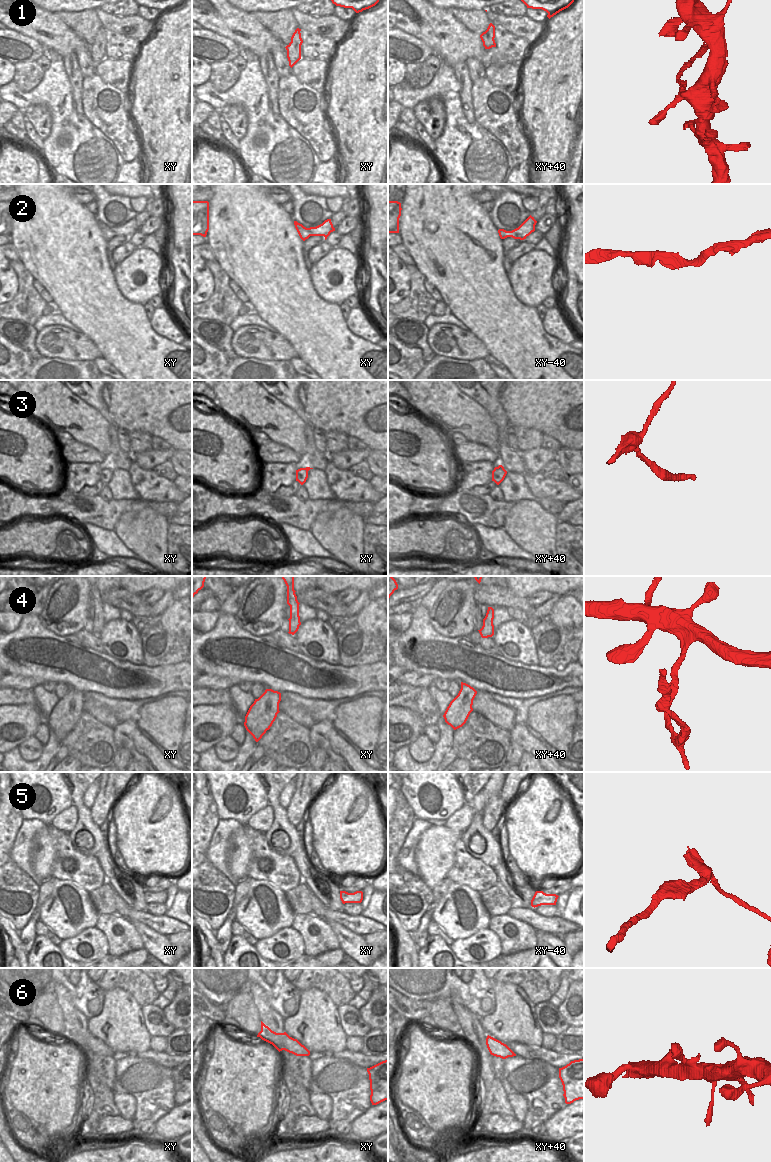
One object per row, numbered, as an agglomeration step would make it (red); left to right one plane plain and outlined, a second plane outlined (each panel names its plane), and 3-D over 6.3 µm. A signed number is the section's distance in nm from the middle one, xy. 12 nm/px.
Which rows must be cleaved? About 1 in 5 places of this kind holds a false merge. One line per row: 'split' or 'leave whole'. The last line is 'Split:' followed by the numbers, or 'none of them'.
1: split
2: leave whole
3: leave whole
4: split
5: leave whole
6: leave whole
Split: 1, 4

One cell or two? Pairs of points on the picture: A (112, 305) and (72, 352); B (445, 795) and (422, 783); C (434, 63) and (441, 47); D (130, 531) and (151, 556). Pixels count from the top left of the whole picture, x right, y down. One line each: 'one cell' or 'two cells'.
A: two cells
B: one cell
C: two cells
D: one cell

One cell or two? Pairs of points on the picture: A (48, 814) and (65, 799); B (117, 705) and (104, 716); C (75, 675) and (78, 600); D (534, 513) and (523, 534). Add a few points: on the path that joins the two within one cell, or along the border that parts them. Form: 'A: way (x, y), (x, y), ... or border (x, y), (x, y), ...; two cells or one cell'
A: way (52, 810), (61, 801); one cell
B: border (91, 698), (103, 704), (119, 722); two cells
C: border (51, 630), (60, 636), (74, 635); two cells
D: way (529, 518), (528, 529); one cell

